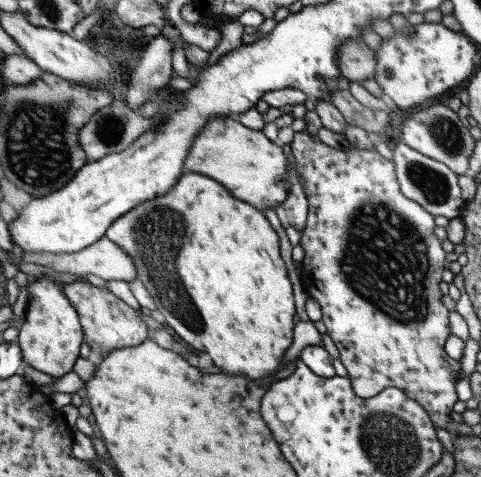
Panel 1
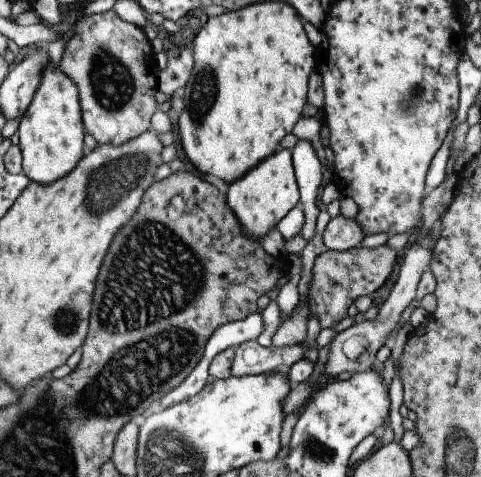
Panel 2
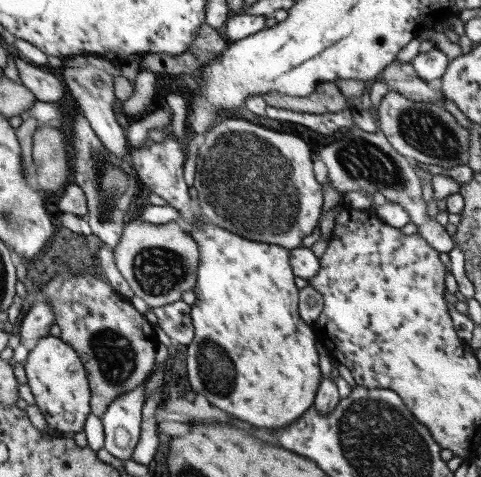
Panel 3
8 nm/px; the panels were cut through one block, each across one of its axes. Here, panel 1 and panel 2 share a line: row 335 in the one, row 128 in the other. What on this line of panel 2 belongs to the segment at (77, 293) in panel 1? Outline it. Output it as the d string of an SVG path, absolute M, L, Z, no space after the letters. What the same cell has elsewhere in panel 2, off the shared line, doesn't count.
M111 10L81 20L75 20L77 14L63 16L63 22L55 26L59 38L73 28L73 36L67 40L57 68L77 86L85 134L99 146L121 146L149 132L149 118L159 108L155 100L159 72L155 52L141 28L119 20Z

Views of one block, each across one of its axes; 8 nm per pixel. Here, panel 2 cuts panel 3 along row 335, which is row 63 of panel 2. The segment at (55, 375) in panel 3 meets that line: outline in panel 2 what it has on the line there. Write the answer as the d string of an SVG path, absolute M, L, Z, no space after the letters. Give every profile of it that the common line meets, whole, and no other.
M49 60L41 84L37 86L33 100L25 114L21 116L17 138L21 148L21 168L23 176L31 180L31 184L49 186L67 176L73 168L77 168L79 160L83 158L83 142L85 142L85 128L81 120L81 106L79 106L79 92L77 86L63 76L63 72Z

